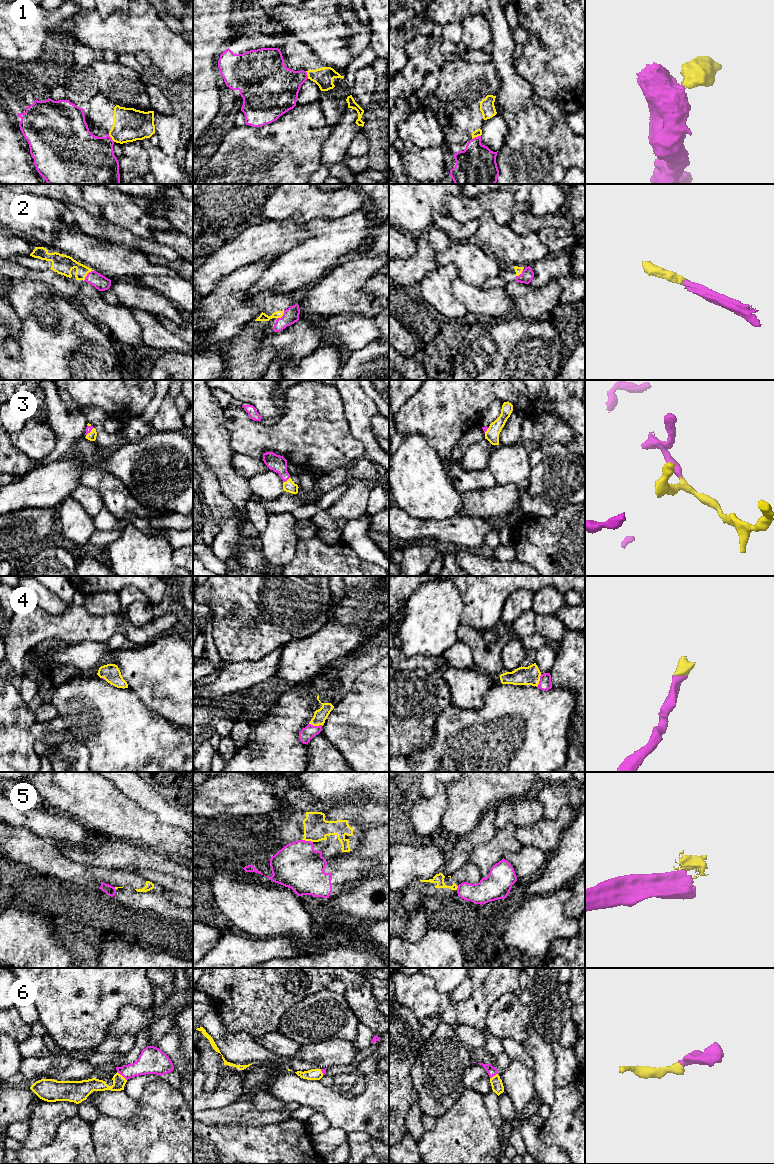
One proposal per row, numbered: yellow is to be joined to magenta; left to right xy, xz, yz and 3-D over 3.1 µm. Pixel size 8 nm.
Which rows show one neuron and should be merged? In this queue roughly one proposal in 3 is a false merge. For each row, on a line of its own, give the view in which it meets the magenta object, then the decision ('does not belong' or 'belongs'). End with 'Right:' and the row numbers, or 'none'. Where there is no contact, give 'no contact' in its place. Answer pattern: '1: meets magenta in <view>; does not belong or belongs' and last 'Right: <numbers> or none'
1: meets magenta in yz; does not belong
2: meets magenta in xy; belongs
3: meets magenta in xz; belongs
4: meets magenta in xz; belongs
5: meets magenta in xz; does not belong
6: meets magenta in xy; belongs
Right: 2, 3, 4, 6

